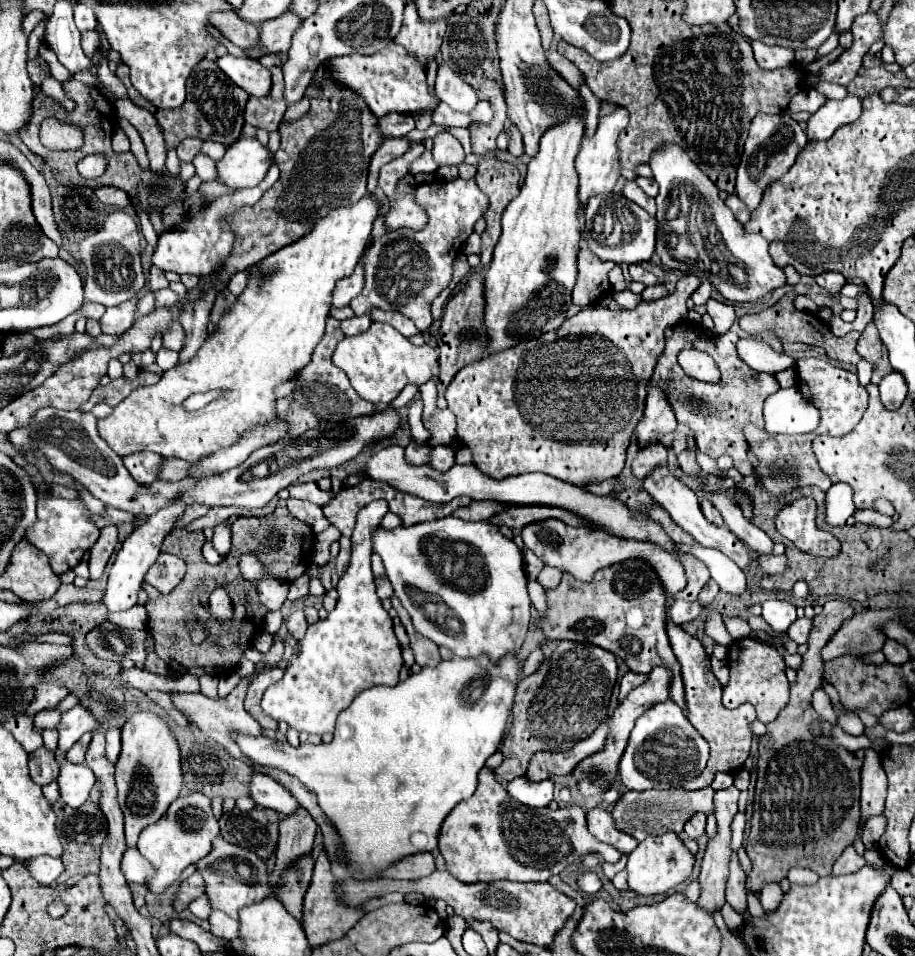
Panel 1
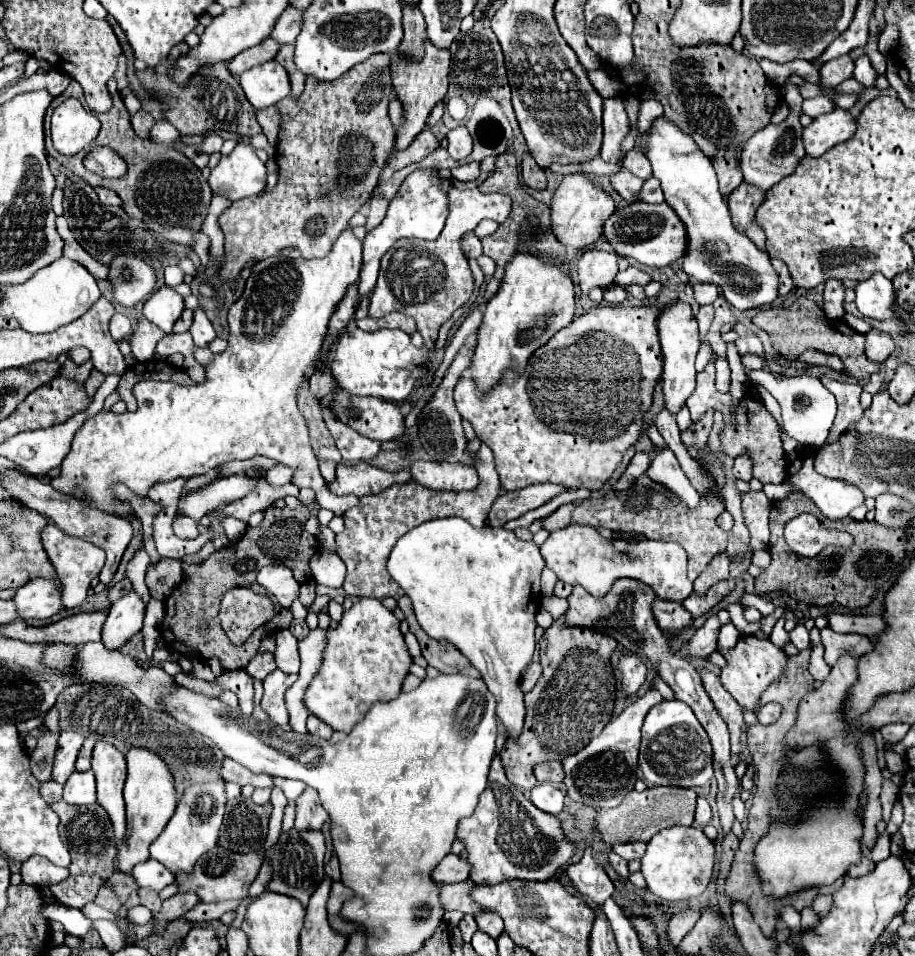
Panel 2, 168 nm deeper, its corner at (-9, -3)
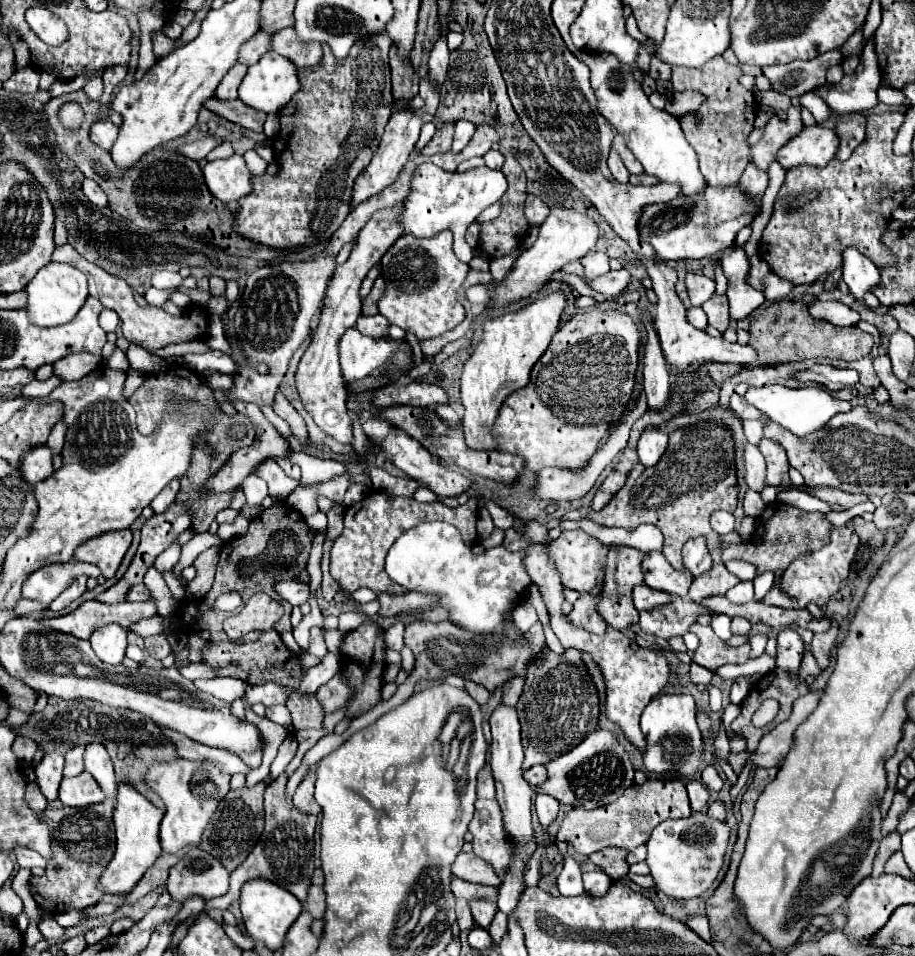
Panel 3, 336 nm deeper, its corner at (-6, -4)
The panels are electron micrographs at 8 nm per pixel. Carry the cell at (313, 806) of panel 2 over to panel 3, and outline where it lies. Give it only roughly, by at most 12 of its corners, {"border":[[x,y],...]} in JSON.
{"border":[[314,771],[294,793],[294,807],[306,815],[320,815],[314,801]]}

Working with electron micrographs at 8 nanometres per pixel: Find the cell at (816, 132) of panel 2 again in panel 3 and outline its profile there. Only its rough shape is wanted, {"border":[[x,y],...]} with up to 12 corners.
{"border":[[804,127],[778,151],[784,169],[822,167],[836,155],[834,129]]}

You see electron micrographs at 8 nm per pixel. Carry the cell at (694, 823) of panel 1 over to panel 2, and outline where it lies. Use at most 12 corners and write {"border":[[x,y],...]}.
{"border":[[697,796],[695,826],[711,822],[711,806],[707,798]]}

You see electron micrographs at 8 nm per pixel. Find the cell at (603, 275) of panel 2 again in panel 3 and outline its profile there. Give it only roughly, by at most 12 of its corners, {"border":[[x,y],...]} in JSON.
{"border":[[600,251],[582,257],[584,277],[596,279],[610,271],[610,257]]}

